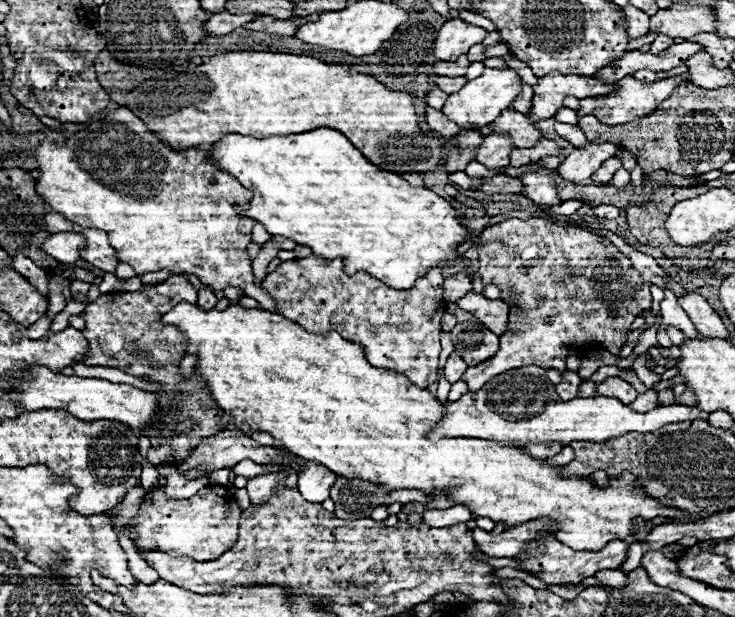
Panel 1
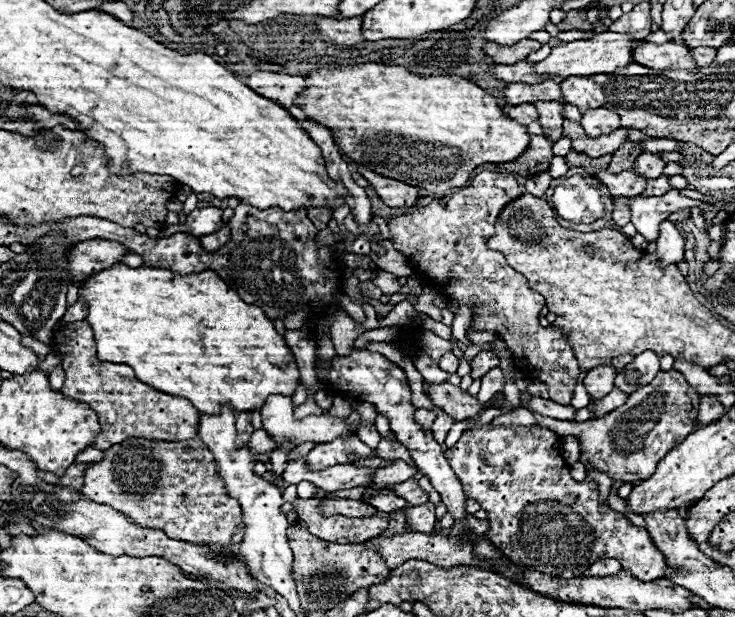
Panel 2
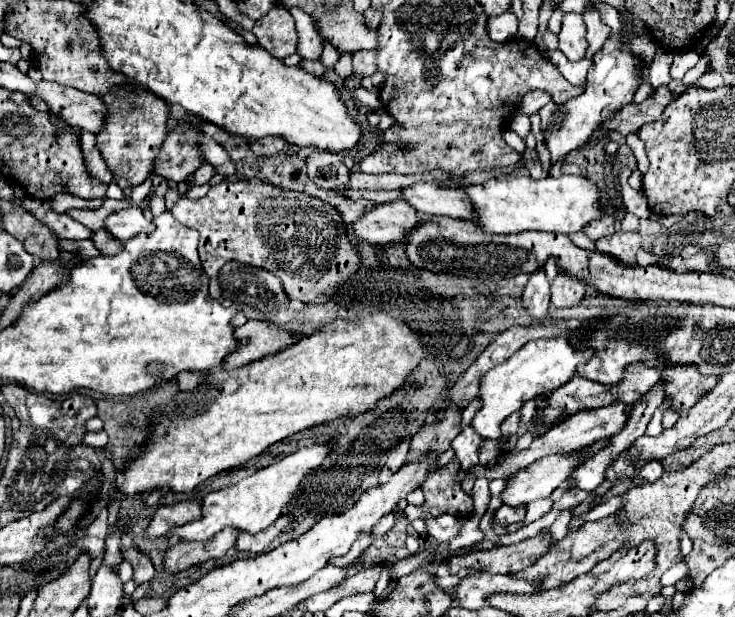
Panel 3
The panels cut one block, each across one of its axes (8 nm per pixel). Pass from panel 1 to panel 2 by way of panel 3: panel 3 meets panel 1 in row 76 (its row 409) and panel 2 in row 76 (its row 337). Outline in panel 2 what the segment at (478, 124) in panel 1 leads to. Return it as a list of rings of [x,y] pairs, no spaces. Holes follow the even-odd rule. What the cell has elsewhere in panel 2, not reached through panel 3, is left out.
[[[600,32],[590,40],[576,40],[576,42],[562,42],[552,48],[552,54],[536,62],[538,74],[556,74],[560,78],[568,76],[594,76],[594,74],[610,74],[616,68],[626,68],[632,64],[632,52],[636,44],[644,40],[636,40],[632,34],[618,34],[618,32]]]

